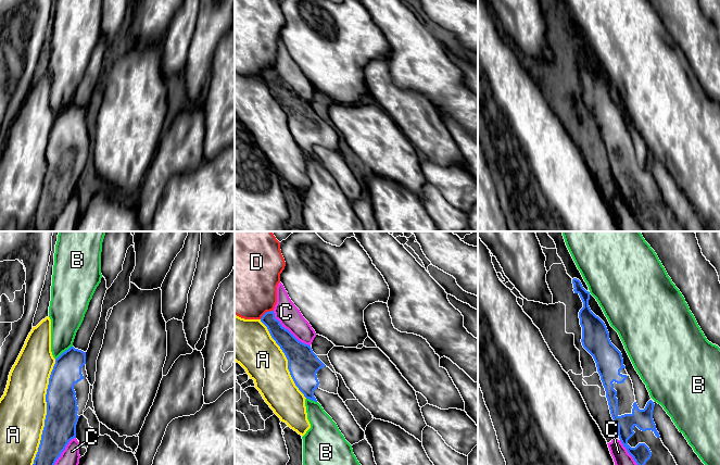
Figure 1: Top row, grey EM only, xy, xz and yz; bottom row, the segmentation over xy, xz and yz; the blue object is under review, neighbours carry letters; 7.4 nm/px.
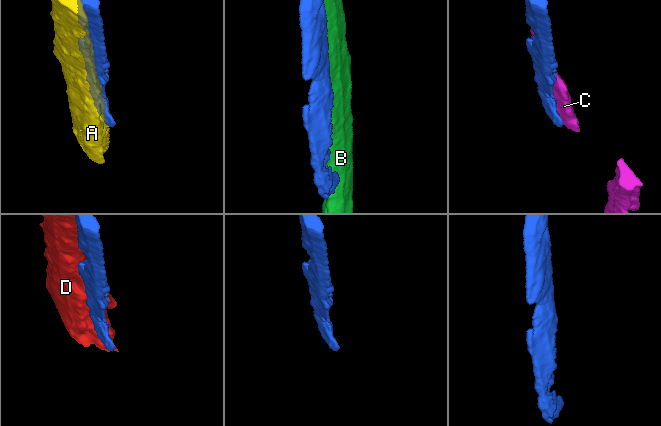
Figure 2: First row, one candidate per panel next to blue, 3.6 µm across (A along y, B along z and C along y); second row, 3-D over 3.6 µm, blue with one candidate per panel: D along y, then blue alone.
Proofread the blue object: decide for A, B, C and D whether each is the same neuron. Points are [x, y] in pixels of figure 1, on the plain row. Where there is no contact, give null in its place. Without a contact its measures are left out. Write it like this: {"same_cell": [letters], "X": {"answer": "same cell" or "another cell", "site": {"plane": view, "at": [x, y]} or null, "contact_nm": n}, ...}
{"same_cell": [], "A": {"answer": "another cell", "site": {"plane": "xy", "at": [47, 170]}, "contact_nm": 850}, "B": {"answer": "another cell", "site": {"plane": "xy", "at": [63, 109]}, "contact_nm": 160}, "C": {"answer": "another cell", "site": {"plane": "xz", "at": [288, 87]}, "contact_nm": 380}, "D": {"answer": "another cell", "site": {"plane": "xz", "at": [266, 68]}, "contact_nm": 120}}

